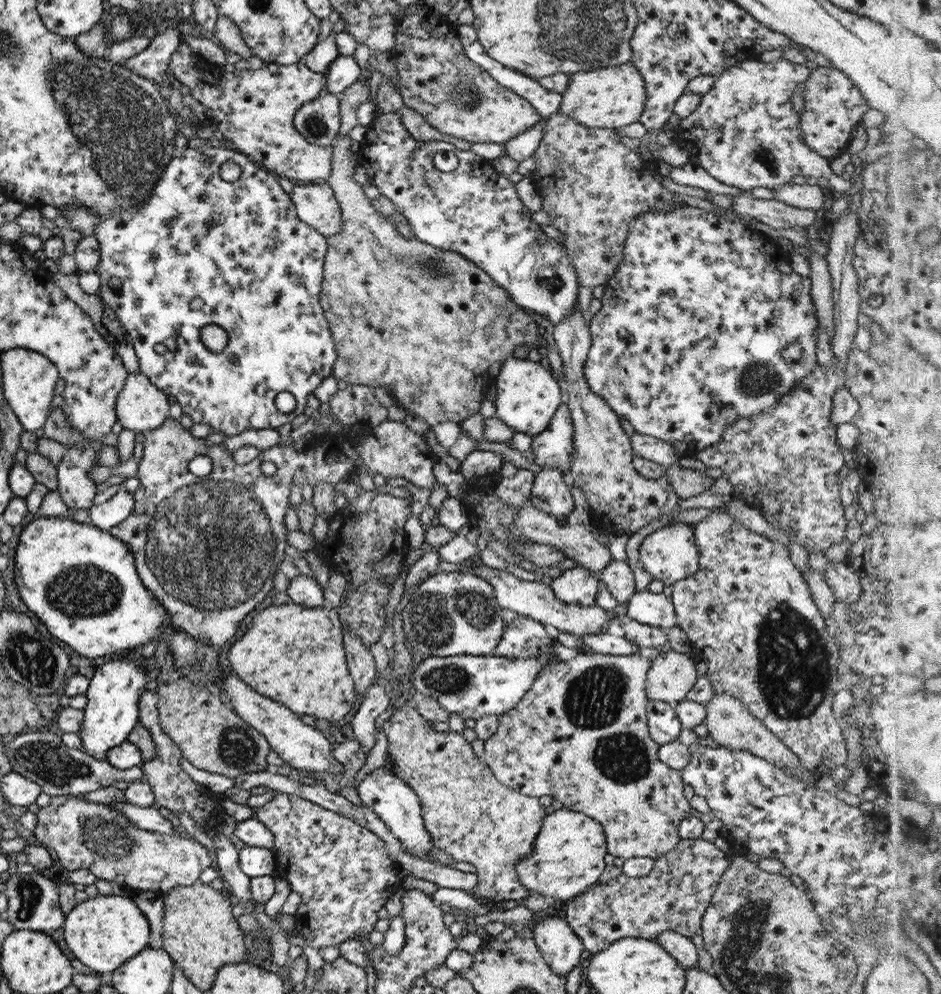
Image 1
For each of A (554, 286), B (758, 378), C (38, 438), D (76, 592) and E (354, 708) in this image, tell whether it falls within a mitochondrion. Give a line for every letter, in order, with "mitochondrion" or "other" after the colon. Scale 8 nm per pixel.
A: other
B: mitochondrion
C: other
D: mitochondrion
E: other

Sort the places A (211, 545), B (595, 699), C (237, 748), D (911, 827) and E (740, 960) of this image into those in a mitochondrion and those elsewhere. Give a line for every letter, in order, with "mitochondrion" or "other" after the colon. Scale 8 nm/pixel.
A: mitochondrion
B: mitochondrion
C: mitochondrion
D: other
E: mitochondrion

